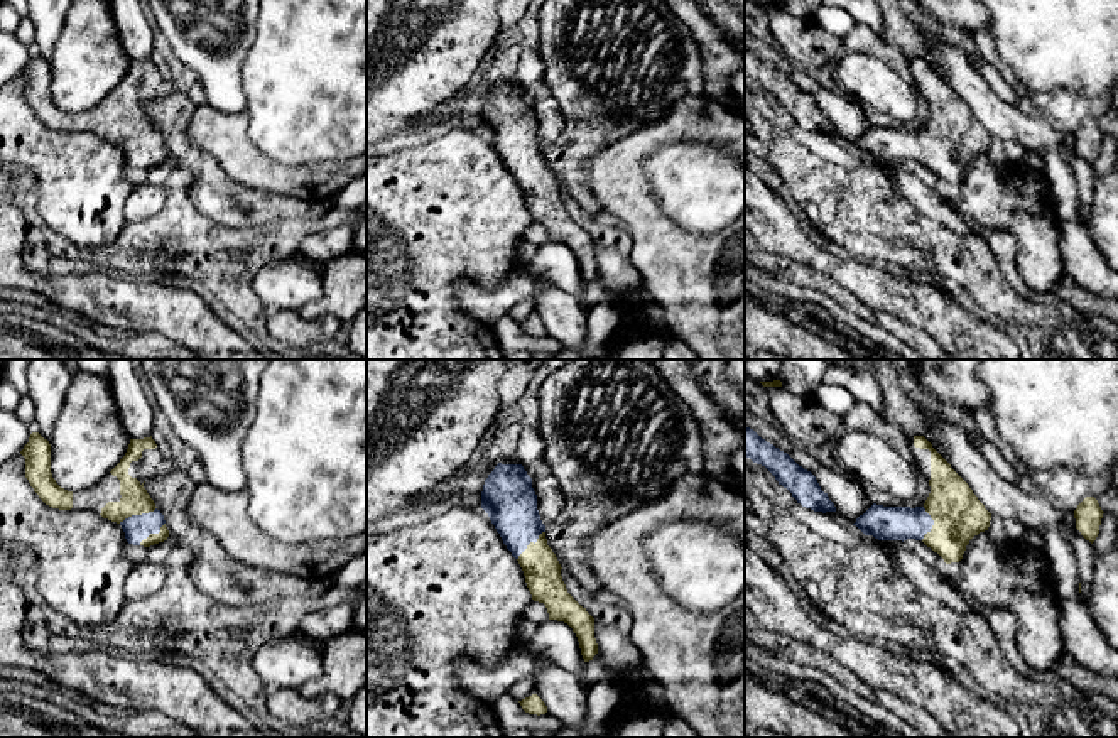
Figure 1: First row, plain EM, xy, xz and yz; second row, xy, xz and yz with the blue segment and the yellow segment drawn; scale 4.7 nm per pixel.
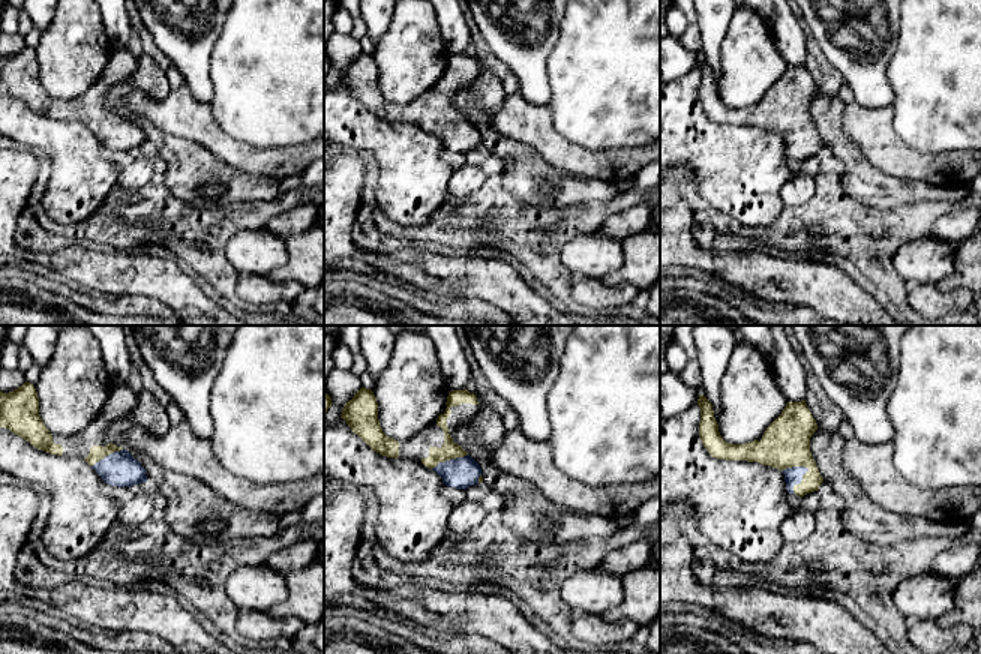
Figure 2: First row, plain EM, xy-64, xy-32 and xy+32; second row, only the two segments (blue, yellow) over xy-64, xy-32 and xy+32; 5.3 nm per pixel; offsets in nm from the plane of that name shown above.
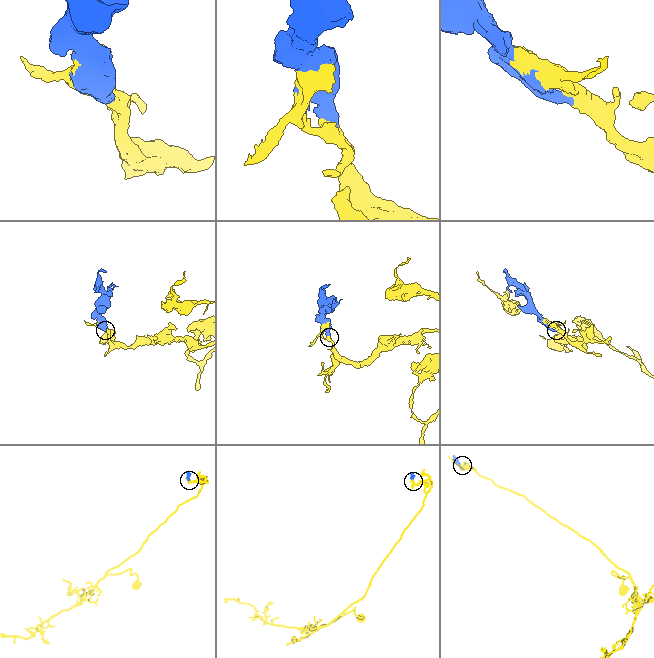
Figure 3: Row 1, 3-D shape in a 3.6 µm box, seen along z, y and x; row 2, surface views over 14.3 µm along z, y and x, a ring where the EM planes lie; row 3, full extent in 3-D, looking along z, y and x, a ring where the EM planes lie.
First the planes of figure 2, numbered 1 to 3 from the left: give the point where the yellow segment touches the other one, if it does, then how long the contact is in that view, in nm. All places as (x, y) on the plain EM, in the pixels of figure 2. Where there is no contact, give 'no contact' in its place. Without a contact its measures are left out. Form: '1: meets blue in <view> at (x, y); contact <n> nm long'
1: meets blue in xy-64 at (108, 119); contact 200 nm long
2: meets blue in xy-32 at (450, 123); contact 220 nm long
3: meets blue in xy+32 at (801, 143); contact 160 nm long

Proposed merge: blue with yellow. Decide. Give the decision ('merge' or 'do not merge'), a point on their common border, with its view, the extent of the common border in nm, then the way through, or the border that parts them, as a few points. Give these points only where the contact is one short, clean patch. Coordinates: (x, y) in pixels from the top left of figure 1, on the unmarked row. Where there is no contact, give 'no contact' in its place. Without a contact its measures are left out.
merge; meets blue in xy at (137, 137); contact 200 nm long

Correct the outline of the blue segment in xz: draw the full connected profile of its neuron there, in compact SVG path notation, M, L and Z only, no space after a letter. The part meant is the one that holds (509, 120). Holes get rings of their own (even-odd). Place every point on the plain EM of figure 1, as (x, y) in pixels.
M502 86L488 96L481 130L518 182L534 223L544 225L549 241L567 245L578 258L584 284L598 275L594 240L566 211L561 186L547 167L532 100L522 86Z

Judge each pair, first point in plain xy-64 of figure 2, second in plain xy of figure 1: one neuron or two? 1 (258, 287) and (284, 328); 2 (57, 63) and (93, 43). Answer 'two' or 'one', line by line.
1: one
2: one

